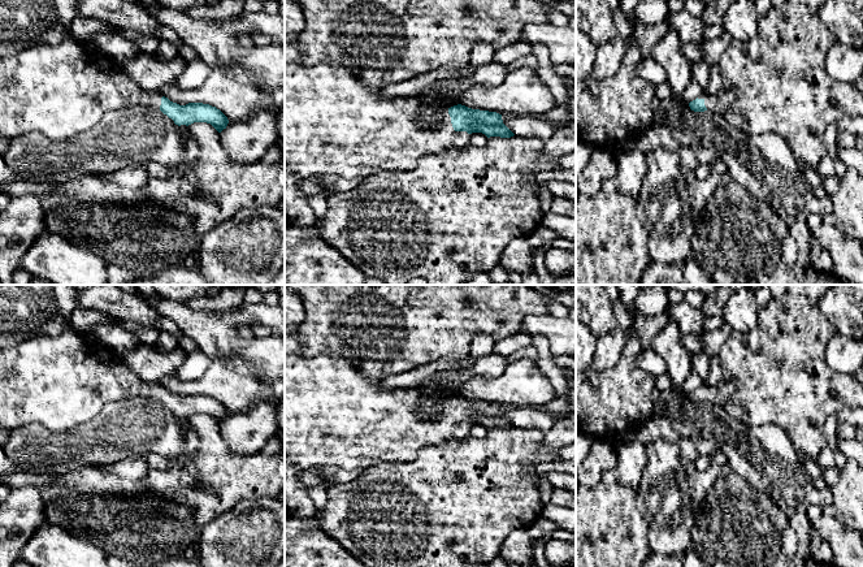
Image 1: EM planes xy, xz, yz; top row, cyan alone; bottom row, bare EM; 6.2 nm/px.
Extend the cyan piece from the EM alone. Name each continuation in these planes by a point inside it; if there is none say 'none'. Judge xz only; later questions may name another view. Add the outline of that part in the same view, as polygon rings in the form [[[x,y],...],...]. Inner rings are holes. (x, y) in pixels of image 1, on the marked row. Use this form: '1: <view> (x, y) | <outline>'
1: xz (337, 129) | [[[285,61],[285,170],[294,173],[300,179],[318,178],[321,185],[334,194],[348,192],[359,187],[368,177],[381,172],[411,172],[419,160],[430,153],[441,153],[450,148],[464,147],[472,134],[455,131],[448,109],[428,111],[416,96],[398,96],[383,100],[378,95],[380,87],[370,86],[355,77],[346,68],[337,64],[302,65]]]

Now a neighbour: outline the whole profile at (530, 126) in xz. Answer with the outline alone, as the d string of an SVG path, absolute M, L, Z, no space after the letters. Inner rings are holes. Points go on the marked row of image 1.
M502 114L503 124L516 135L543 142L551 139L555 125L538 116Z

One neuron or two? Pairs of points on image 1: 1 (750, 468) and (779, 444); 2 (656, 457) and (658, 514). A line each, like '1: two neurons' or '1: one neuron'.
1: one neuron
2: one neuron

